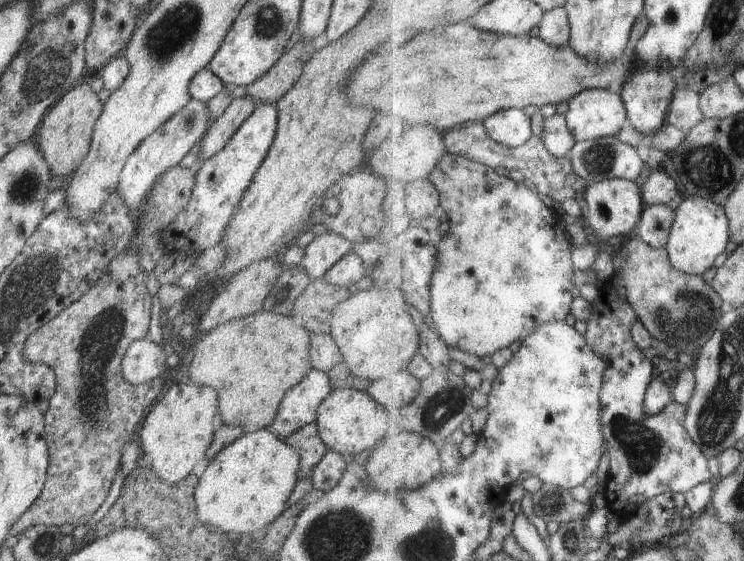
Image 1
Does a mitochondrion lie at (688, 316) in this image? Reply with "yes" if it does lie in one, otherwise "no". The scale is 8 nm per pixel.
yes

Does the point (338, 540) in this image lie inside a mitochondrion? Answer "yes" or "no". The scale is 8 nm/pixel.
yes

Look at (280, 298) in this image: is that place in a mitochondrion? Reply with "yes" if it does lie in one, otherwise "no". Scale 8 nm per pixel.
no

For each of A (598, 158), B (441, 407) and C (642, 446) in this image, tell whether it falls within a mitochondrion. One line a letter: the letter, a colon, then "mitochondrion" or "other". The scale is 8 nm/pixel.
A: mitochondrion
B: mitochondrion
C: mitochondrion

